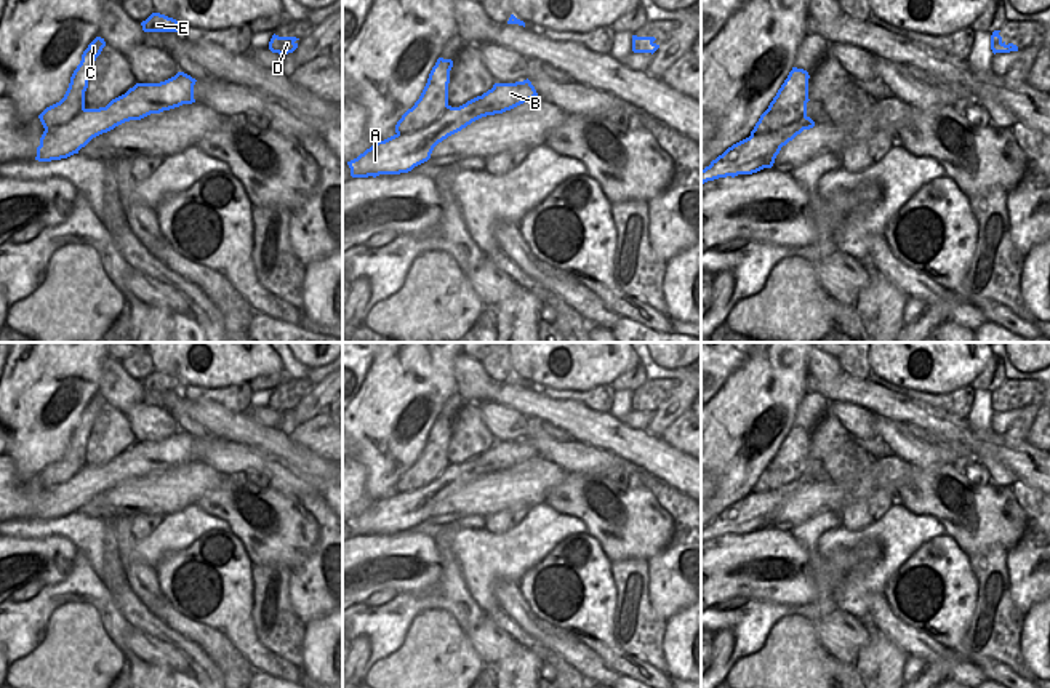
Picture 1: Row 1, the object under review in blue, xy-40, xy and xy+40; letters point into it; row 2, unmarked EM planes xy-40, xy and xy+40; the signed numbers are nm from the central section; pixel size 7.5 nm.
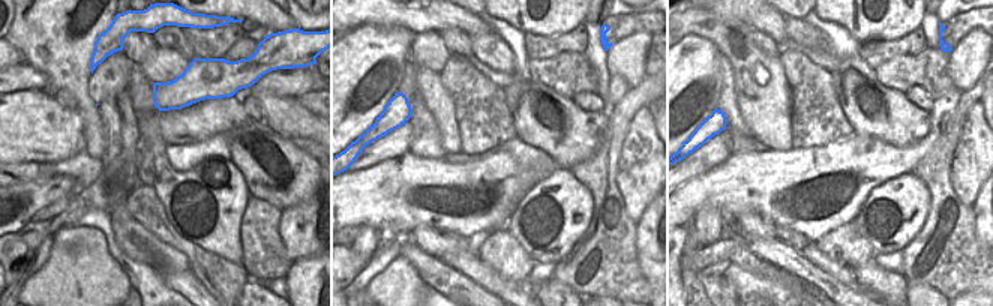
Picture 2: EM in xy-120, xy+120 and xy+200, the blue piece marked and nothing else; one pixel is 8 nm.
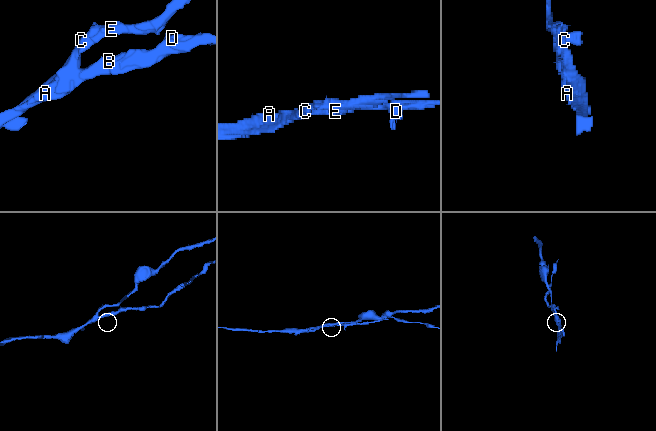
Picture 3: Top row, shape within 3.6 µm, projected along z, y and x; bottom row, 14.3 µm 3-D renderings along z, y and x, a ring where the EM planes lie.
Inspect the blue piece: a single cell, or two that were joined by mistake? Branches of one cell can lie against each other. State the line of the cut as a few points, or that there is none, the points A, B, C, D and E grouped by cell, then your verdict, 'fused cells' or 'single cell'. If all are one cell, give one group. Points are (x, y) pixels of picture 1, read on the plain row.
cut in xy along (448, 464), (428, 484), (397, 493); A B D / C E; fused cells

